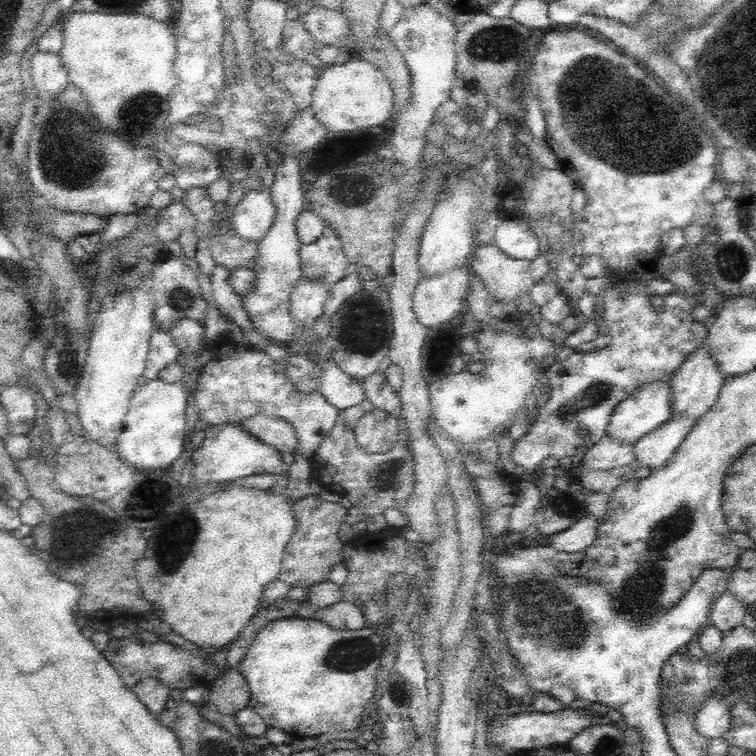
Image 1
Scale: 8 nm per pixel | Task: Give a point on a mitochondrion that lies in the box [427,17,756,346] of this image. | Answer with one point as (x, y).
(492, 44)

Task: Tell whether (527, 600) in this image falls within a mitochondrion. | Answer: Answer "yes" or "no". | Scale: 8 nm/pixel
yes

